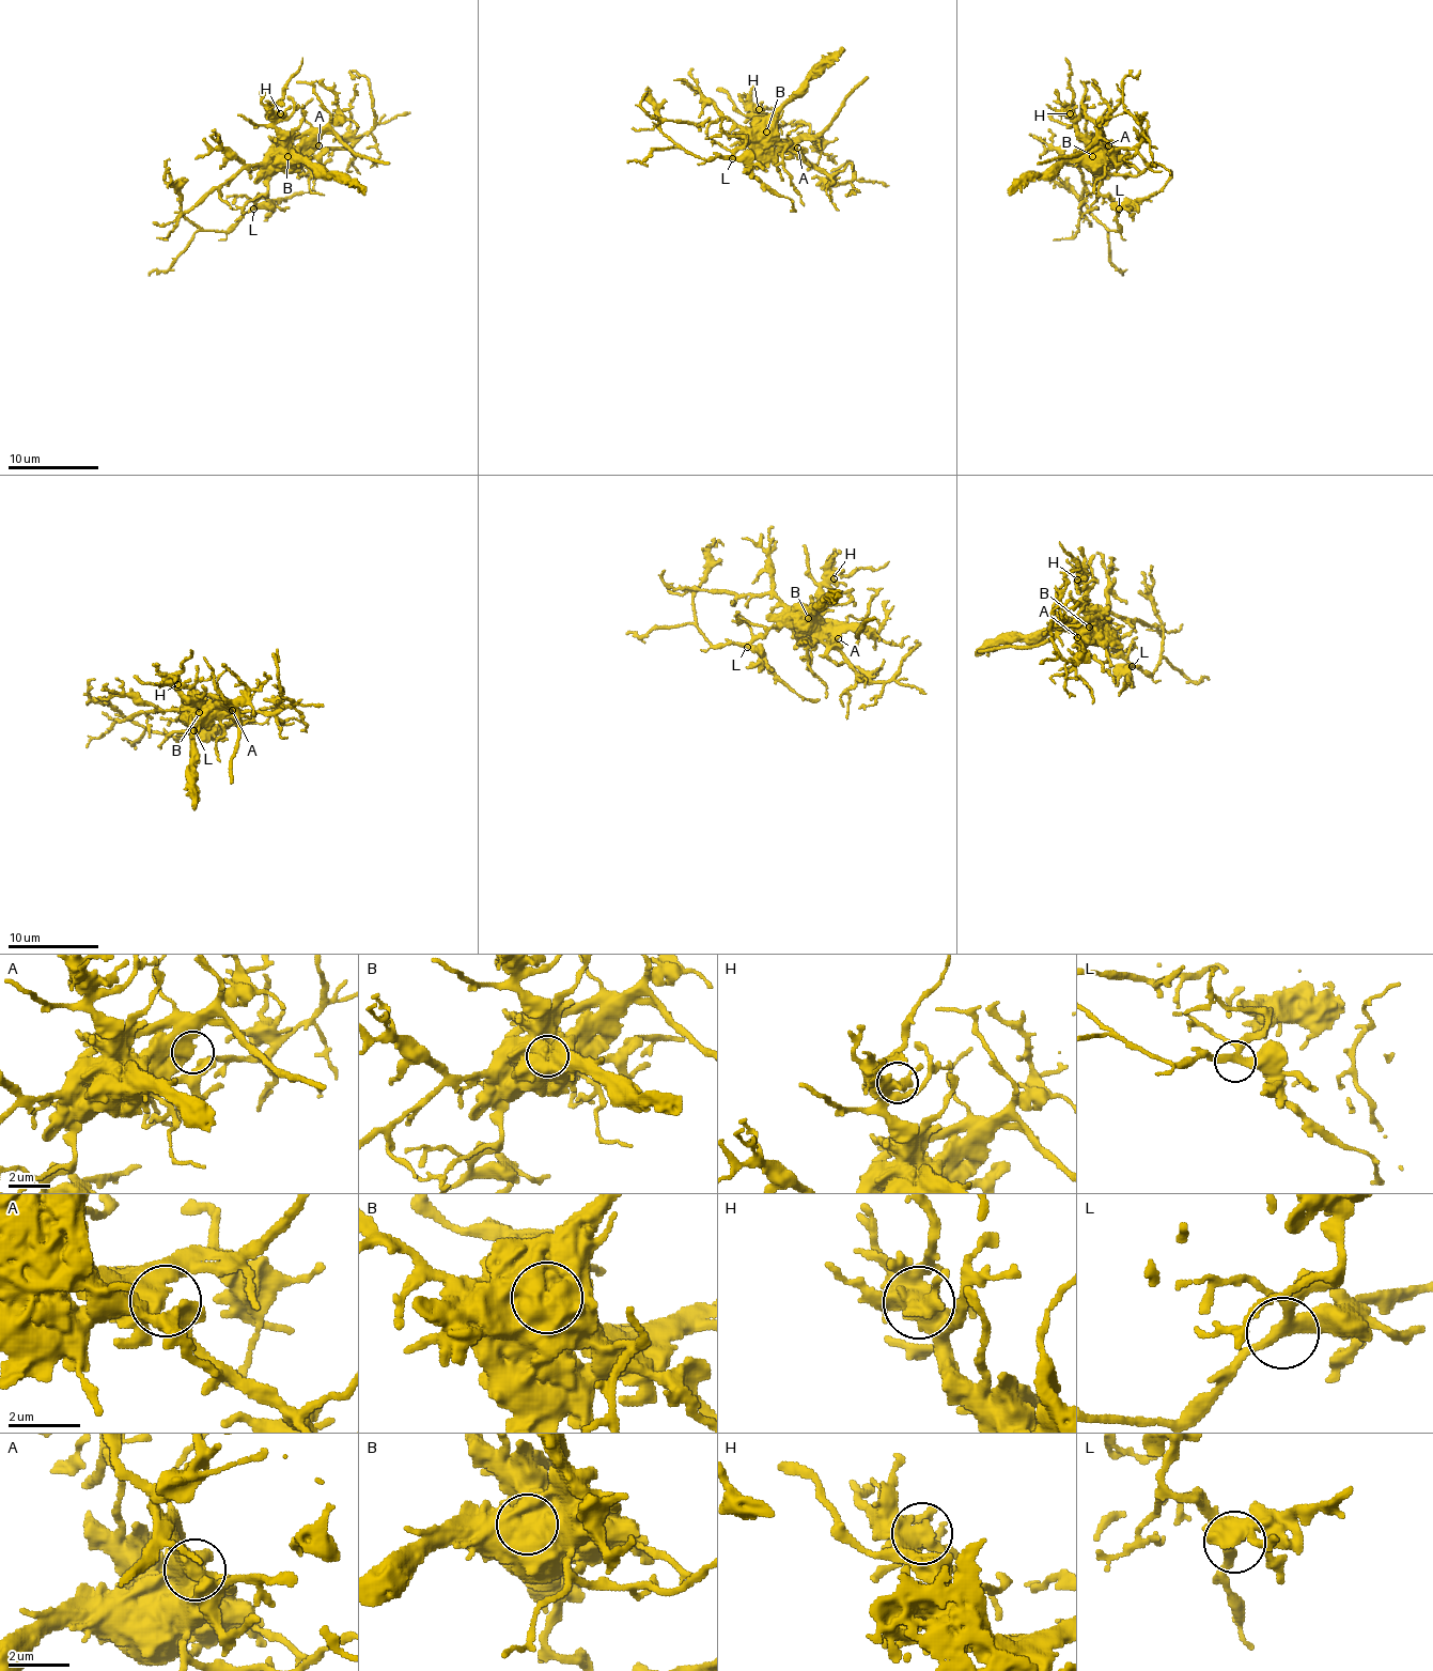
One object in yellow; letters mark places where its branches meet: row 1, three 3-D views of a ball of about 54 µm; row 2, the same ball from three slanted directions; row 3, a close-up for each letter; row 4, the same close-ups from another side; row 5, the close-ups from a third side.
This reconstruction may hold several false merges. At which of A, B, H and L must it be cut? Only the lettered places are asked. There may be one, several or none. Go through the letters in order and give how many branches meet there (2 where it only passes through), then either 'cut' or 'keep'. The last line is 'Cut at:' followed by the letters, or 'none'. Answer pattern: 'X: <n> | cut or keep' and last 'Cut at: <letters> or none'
A: 1 | keep
B: 1 | cut
H: 4 | keep
L: 3 | keep
Cut at: B

